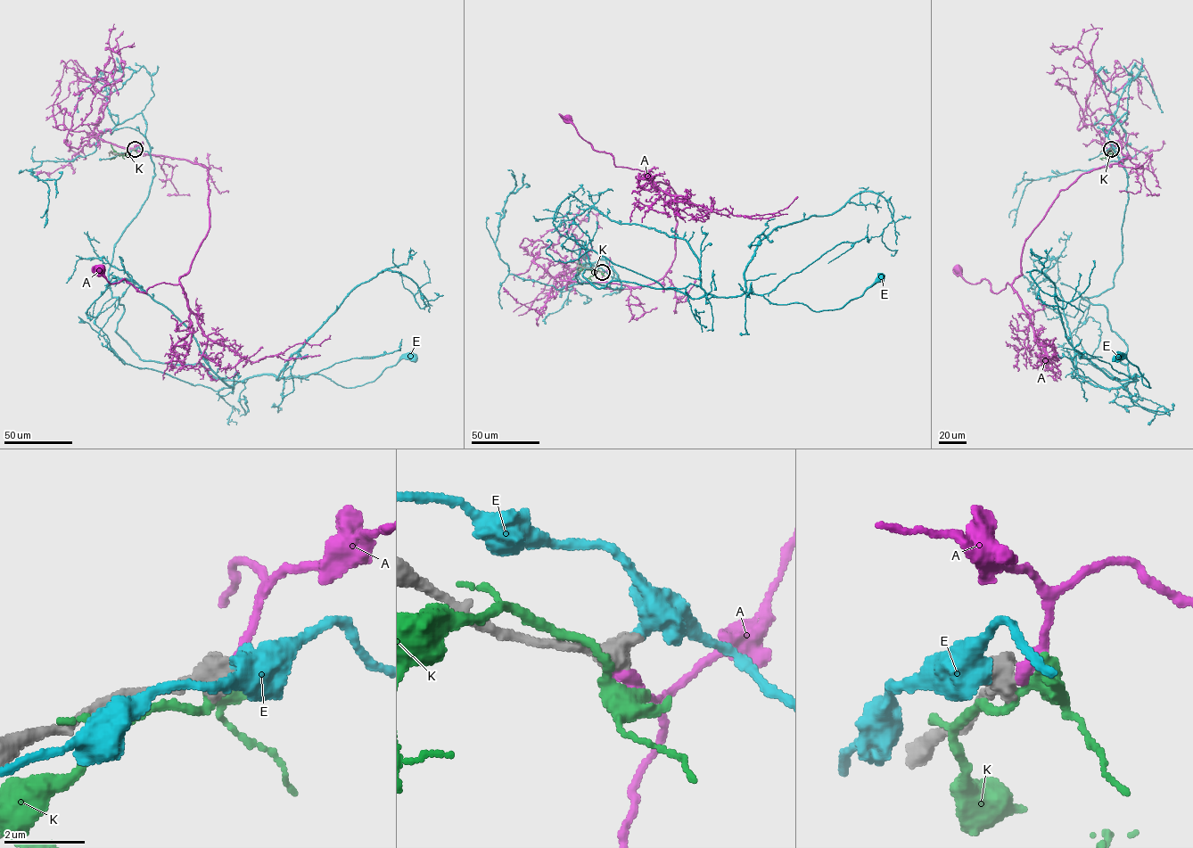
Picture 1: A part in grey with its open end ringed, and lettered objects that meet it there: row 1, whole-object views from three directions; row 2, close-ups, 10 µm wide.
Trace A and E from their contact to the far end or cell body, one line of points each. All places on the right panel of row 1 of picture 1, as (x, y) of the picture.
A: (1111, 149), (1126, 157), (1059, 192), (1011, 284), (993, 293), (957, 268)
E: (1110, 148), (1122, 261), (1084, 298), (1136, 381), (1079, 353), (1054, 284), (1030, 275), (1064, 308), (1092, 260)

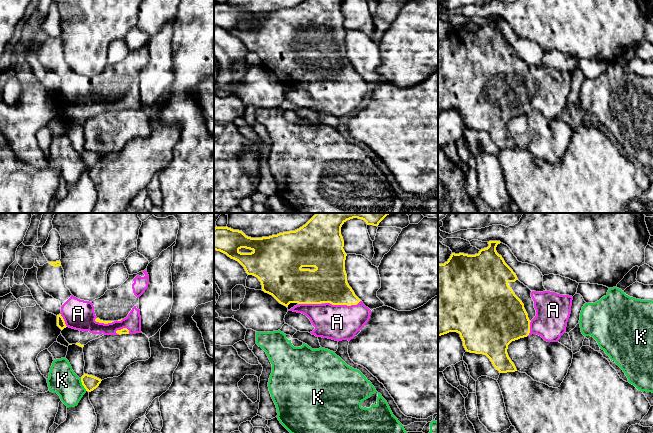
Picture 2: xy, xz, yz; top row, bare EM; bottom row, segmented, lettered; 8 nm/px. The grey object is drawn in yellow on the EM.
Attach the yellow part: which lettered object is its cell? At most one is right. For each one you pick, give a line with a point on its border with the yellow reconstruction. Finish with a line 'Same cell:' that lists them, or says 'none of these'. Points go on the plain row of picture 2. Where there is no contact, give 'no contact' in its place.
A: xz (342, 80)
Same cell: A

